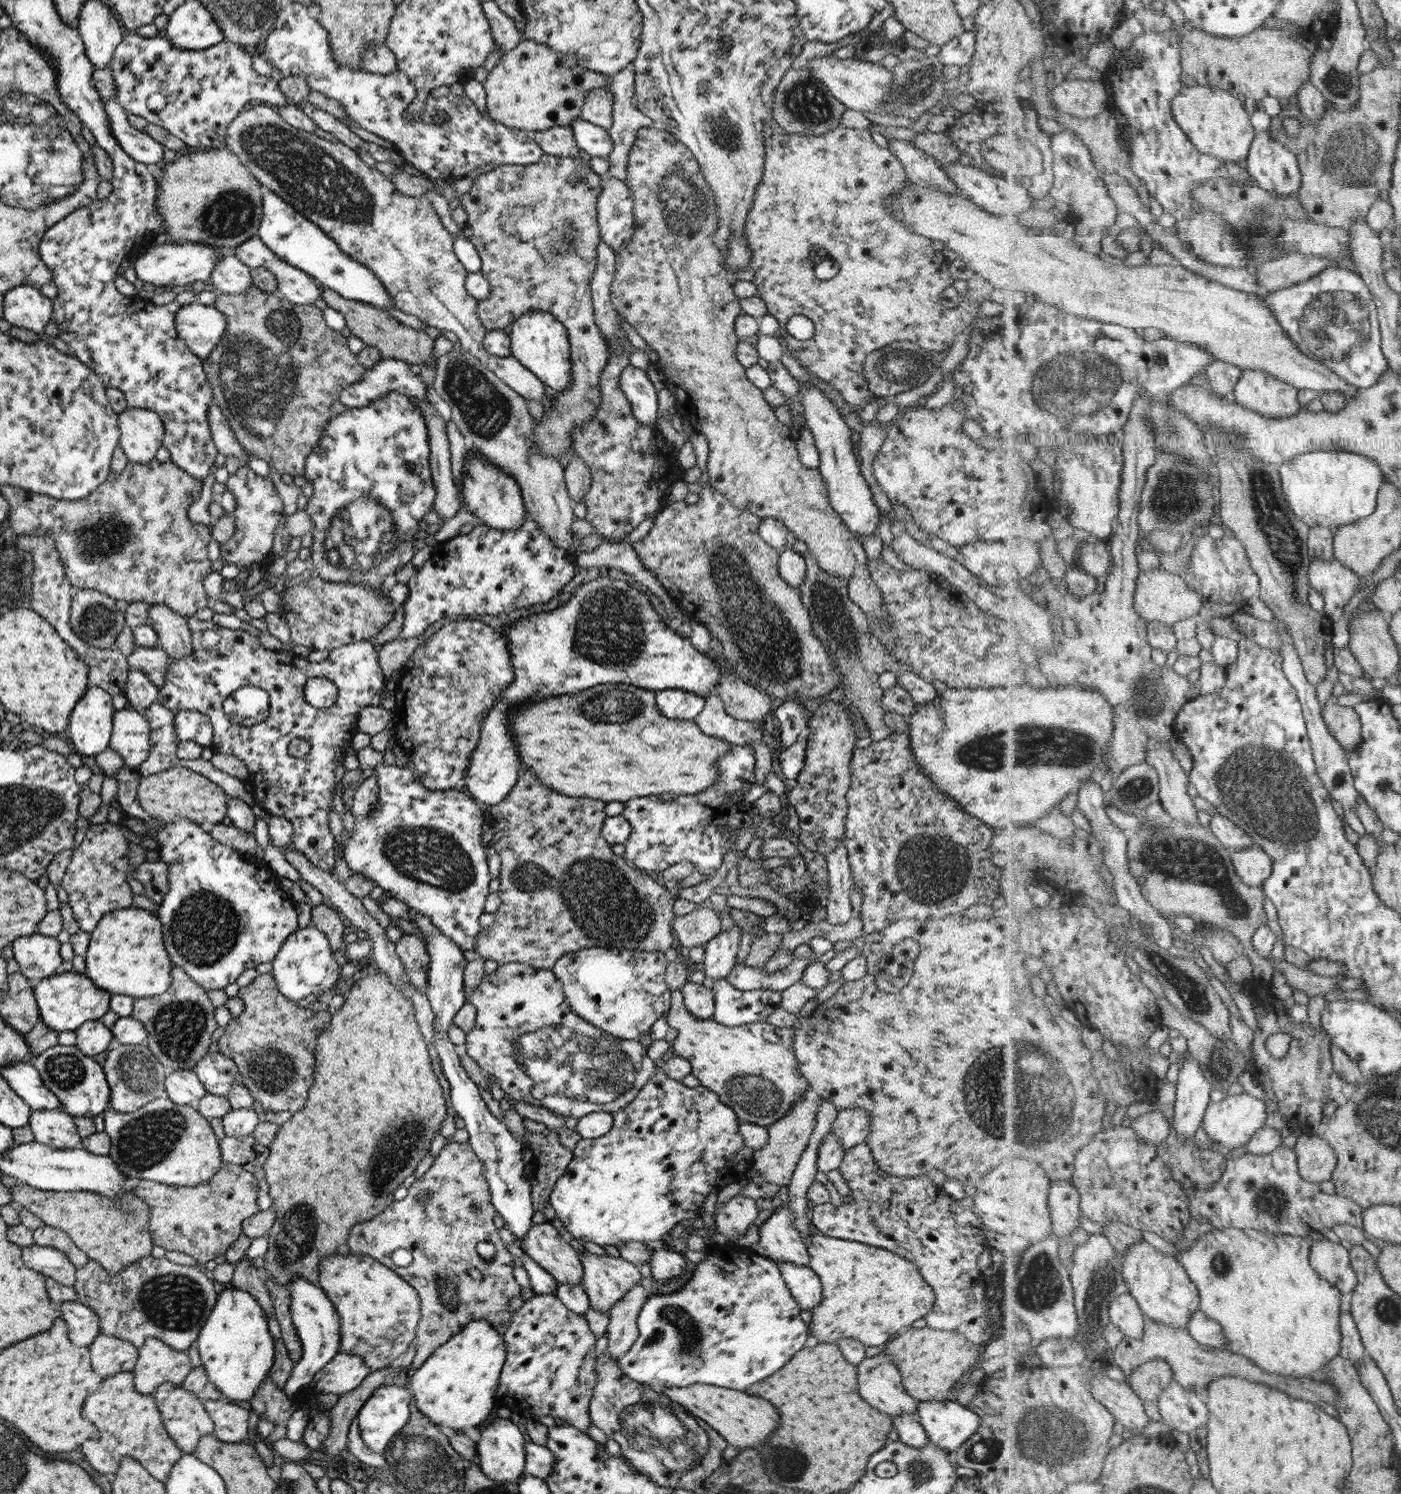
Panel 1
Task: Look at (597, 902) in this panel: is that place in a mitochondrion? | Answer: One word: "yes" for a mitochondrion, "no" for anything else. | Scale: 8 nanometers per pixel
yes

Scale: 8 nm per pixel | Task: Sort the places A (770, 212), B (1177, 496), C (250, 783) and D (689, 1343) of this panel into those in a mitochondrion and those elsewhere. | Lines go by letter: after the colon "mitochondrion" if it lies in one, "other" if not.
A: other
B: mitochondrion
C: other
D: mitochondrion

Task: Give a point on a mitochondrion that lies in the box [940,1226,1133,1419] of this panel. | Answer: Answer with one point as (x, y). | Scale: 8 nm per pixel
(1039, 1288)

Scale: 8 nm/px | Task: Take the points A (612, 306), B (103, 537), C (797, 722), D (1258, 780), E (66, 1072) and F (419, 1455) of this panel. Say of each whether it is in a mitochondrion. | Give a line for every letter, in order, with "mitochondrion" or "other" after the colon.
A: other
B: mitochondrion
C: other
D: mitochondrion
E: mitochondrion
F: mitochondrion

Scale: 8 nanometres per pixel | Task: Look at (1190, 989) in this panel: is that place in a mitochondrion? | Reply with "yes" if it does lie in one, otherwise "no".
yes

